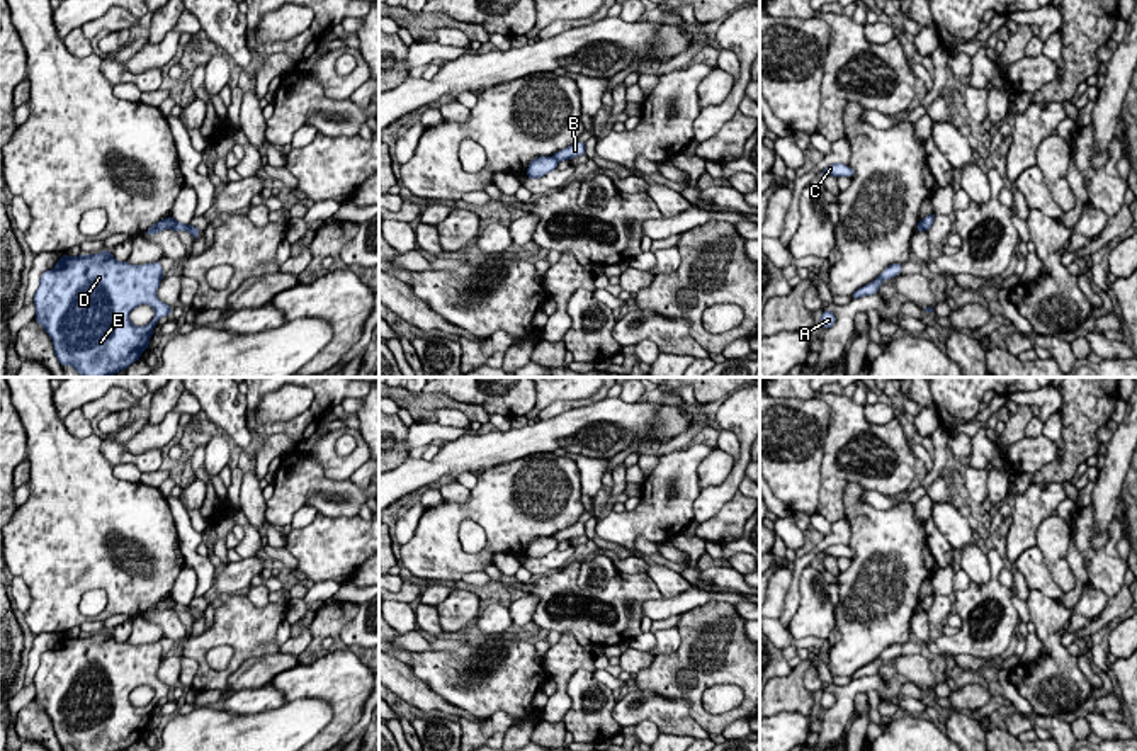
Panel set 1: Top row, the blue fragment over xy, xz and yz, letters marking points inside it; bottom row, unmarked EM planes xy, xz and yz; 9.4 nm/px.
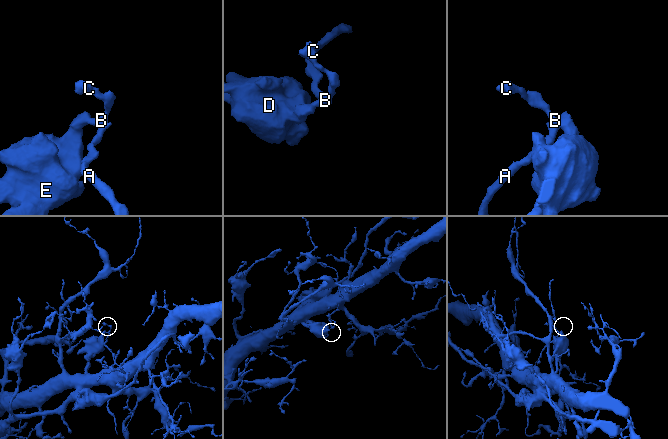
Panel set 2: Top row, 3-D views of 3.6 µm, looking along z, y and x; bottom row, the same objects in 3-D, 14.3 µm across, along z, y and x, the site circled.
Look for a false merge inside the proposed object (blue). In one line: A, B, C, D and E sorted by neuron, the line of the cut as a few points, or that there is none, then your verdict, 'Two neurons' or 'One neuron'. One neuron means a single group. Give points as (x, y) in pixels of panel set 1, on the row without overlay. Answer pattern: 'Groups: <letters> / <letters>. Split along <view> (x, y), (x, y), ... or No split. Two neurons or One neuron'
Groups: A B C / D E. Split along xy (177, 602), (172, 609). Two neurons

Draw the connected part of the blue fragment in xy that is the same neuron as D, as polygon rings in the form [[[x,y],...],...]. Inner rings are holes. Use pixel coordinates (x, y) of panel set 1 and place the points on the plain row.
[[[109,630],[78,637],[61,635],[54,649],[41,654],[32,680],[36,686],[34,702],[51,717],[61,748],[124,751],[141,739],[158,700],[172,695],[172,688],[156,676],[161,659],[160,642],[136,647],[127,641],[117,642]],[[141,685],[151,686],[155,697],[148,705],[134,707],[129,702],[129,693]]]

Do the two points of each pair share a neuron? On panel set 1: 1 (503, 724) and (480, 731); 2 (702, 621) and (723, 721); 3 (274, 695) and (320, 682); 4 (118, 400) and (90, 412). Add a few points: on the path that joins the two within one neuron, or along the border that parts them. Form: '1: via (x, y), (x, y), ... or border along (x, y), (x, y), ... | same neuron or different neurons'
1: via (498, 724), (485, 729) | same neuron
2: via (699, 649), (695, 705) | same neuron
3: border along (243, 690), (272, 683), (284, 695), (286, 702) | different neurons
4: via (111, 401), (97, 406) | same neuron

